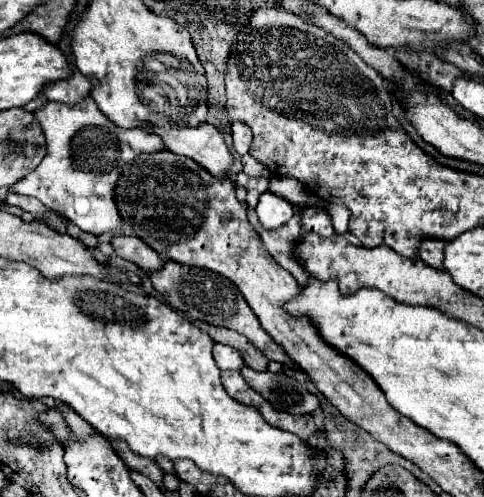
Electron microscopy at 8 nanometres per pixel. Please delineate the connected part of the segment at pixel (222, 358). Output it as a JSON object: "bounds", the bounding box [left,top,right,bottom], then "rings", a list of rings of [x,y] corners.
{"bounds":[213,344,245,370],"rings":[[[215,344],[213,356],[215,356],[215,362],[221,370],[241,370],[245,366],[245,360],[243,360],[241,352],[237,352],[233,346]]]}

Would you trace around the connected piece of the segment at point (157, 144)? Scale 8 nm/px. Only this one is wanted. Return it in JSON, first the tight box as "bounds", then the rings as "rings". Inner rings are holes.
{"bounds":[11,96,165,236],"rings":[[[91,96],[77,106],[49,102],[41,106],[35,116],[41,120],[47,138],[47,154],[29,176],[11,186],[13,192],[39,198],[49,210],[77,224],[83,232],[99,236],[103,232],[121,230],[123,218],[115,200],[117,180],[121,178],[119,170],[141,154],[163,152],[165,144],[161,136],[145,128],[125,130],[115,126],[105,118]]]}

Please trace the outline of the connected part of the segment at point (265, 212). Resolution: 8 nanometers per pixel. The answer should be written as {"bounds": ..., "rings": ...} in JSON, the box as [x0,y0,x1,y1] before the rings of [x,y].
{"bounds":[255,190,295,230],"rings":[[[269,190],[261,194],[255,210],[257,210],[259,222],[263,224],[263,228],[269,228],[269,230],[285,224],[295,214],[295,208],[289,200],[285,200],[283,196],[277,196]]]}

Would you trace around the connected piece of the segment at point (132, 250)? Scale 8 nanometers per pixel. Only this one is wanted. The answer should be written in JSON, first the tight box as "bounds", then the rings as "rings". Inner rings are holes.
{"bounds":[111,234,165,276],"rings":[[[119,234],[119,236],[113,236],[111,244],[115,248],[115,254],[133,262],[141,270],[143,276],[161,270],[165,264],[165,260],[161,260],[159,254],[153,248],[149,248],[143,240],[139,240],[137,236]]]}

